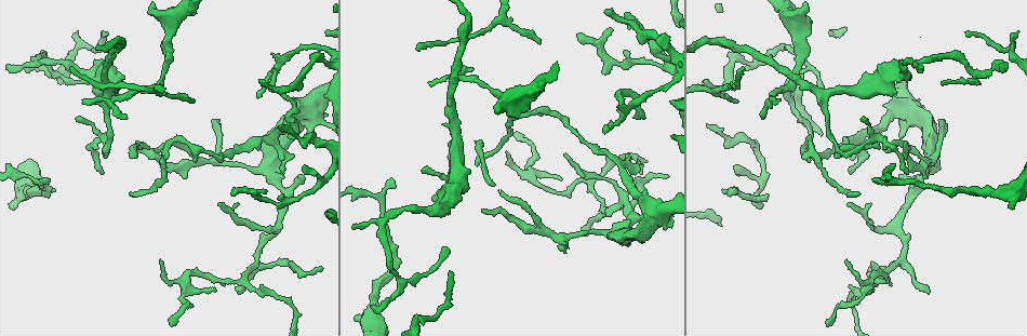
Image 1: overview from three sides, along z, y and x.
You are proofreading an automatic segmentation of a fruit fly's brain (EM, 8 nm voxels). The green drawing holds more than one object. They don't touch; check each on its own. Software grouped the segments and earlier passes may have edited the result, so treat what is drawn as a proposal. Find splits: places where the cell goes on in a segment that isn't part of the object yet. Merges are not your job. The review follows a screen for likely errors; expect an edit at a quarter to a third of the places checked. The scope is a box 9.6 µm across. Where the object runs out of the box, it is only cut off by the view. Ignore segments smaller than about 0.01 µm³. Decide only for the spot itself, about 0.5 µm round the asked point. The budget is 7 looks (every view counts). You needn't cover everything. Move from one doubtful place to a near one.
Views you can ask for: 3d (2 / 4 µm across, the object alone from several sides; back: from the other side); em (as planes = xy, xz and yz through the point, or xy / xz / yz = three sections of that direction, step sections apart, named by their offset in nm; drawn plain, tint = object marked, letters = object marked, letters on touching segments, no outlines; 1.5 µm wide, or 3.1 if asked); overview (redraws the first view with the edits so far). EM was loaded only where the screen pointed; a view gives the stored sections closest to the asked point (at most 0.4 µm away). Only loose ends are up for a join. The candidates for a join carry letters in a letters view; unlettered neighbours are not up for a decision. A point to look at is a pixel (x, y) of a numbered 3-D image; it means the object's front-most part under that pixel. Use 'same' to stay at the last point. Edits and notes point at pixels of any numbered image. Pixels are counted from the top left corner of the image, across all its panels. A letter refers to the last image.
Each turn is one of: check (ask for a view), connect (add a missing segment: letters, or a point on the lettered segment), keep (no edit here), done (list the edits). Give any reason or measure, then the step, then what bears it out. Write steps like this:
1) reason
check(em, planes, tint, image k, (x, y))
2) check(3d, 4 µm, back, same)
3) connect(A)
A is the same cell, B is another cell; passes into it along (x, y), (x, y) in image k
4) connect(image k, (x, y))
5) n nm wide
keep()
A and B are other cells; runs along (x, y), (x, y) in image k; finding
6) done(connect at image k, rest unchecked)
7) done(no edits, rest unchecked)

free end
check(3d, 2 µm, image 1, (499, 194))

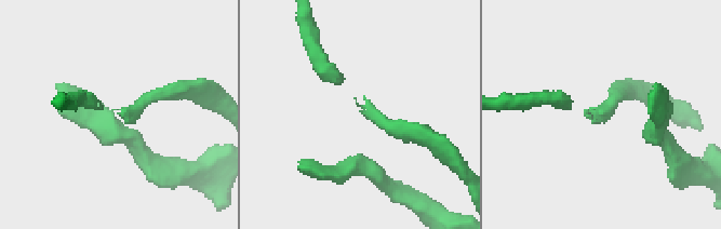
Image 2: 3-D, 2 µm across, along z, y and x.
shape alone is not enough
check(em, xy, step 4, letters, image 2, (356, 104))

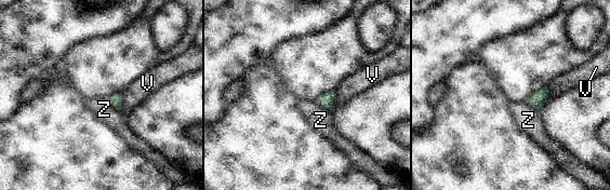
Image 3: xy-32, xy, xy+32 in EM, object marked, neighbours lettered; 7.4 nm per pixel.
cut it another way
check(em, planes, letters, same)

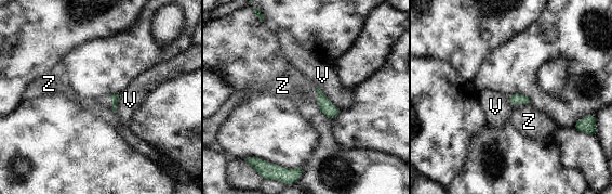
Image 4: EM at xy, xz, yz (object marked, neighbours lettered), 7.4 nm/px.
keep()
V and Z are other cells; border along (529, 102), (513, 102), (510, 105) in image 4; no lettered segment goes on from it

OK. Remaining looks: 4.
an open end
check(3d, 4 µm, image 1, (71, 71))

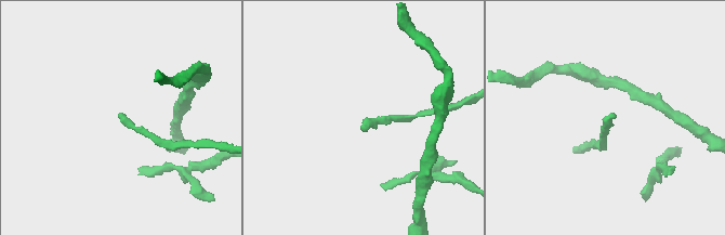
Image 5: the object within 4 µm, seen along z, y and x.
need the tissue
check(em, planes, plain, image 5, (614, 117))

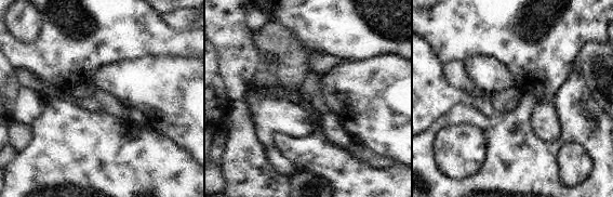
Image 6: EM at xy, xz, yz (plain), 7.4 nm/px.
check(em, planes, letters, same)

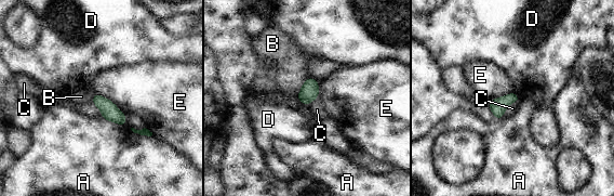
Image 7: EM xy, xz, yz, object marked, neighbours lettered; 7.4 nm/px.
120 nm wide
keep()
A, B, C, D and E are other cells; border along (518, 101), (510, 104), (503, 116) in image 7; no lettered segment goes on from it

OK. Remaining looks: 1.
done(no edits, rest unchecked)

